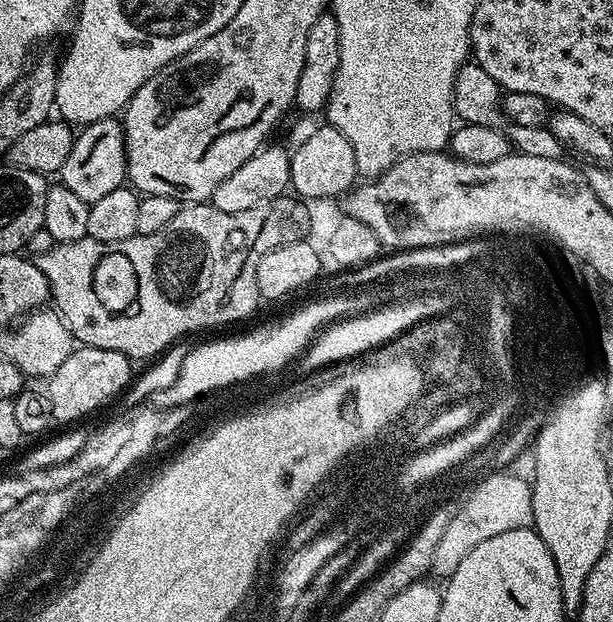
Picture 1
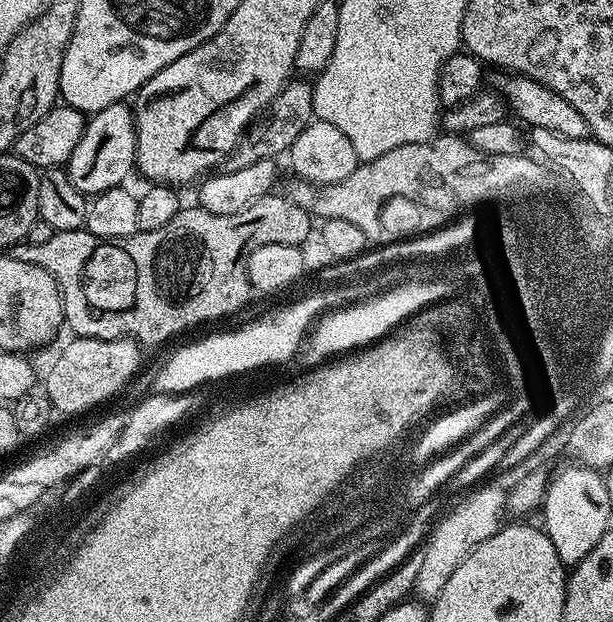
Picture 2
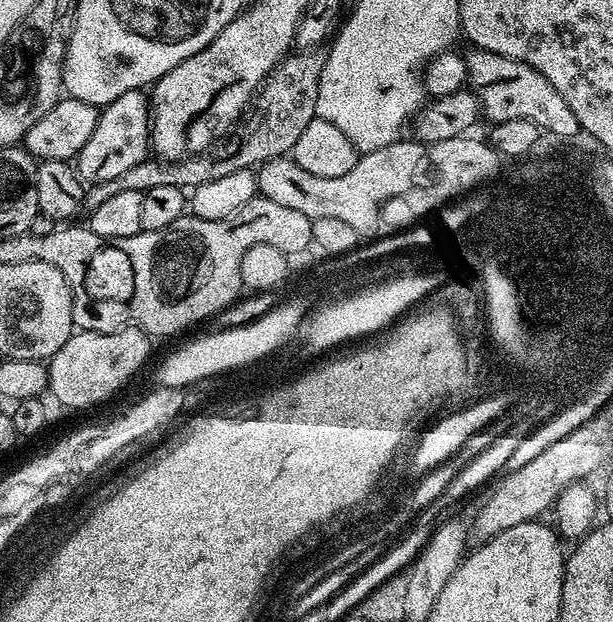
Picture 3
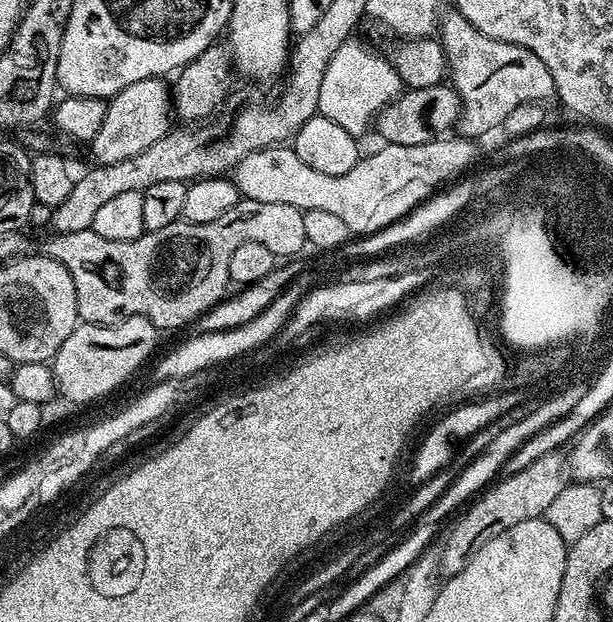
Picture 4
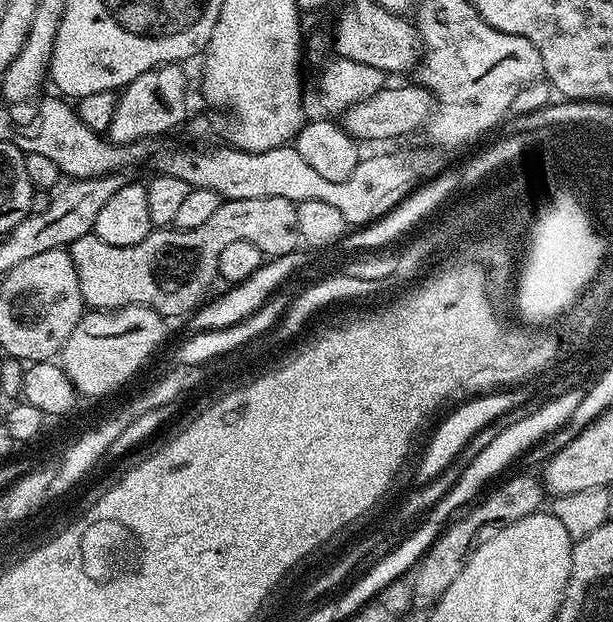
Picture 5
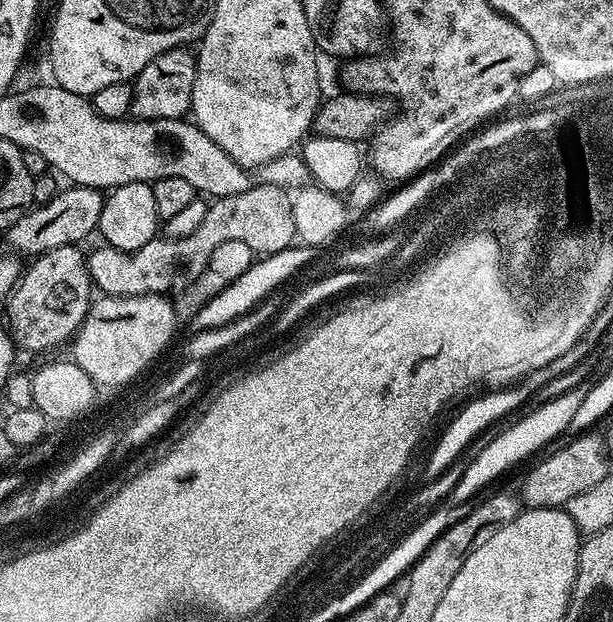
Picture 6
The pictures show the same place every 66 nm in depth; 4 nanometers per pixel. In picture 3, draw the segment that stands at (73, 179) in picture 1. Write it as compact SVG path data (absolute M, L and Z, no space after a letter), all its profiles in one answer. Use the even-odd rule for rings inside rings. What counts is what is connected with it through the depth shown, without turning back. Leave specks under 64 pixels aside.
M135 88L114 98L114 102L99 109L99 114L98 126L94 126L90 142L82 146L74 161L76 175L89 185L113 180L150 156L150 100L141 89Z

